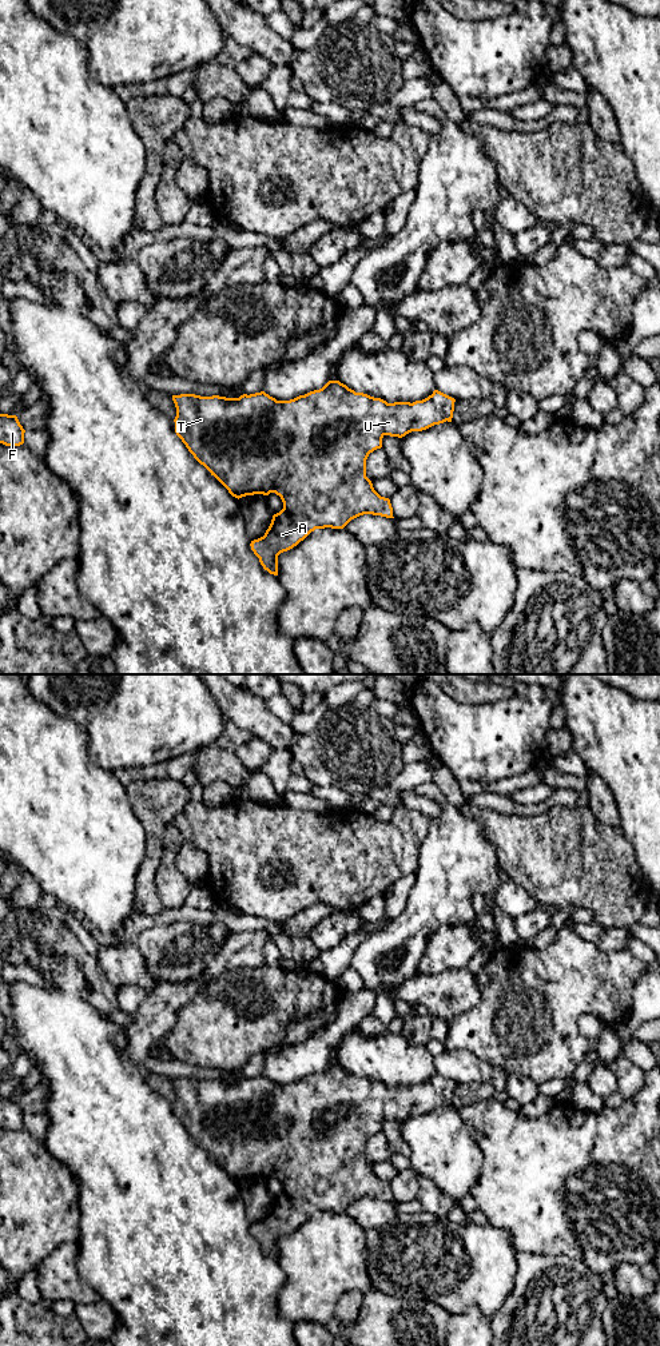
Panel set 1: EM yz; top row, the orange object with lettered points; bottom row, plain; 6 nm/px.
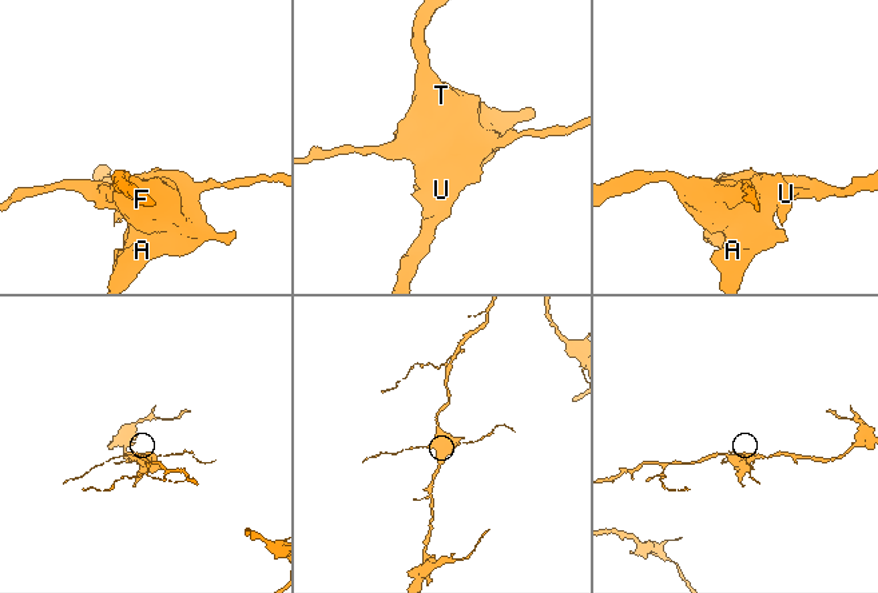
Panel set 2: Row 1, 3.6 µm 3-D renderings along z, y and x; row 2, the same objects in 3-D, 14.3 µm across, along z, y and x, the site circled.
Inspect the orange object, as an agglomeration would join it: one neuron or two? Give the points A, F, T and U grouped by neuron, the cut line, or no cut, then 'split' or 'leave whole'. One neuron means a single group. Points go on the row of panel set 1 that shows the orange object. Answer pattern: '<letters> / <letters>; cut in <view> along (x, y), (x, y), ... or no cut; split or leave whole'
A F T U; no cut; leave whole

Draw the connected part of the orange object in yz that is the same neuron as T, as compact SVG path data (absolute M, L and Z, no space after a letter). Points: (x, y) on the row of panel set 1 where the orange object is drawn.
M329 381L322 389L290 401L277 401L265 391L243 394L239 398L195 394L172 395L176 407L175 433L194 458L203 465L235 498L275 493L283 509L273 515L265 535L250 546L261 565L278 576L278 555L303 541L315 529L343 529L351 519L373 514L393 517L389 498L381 497L366 477L366 459L382 447L385 435L402 438L411 431L422 431L434 425L452 422L456 399L434 390L422 401L387 403L363 393L355 393L339 381Z

